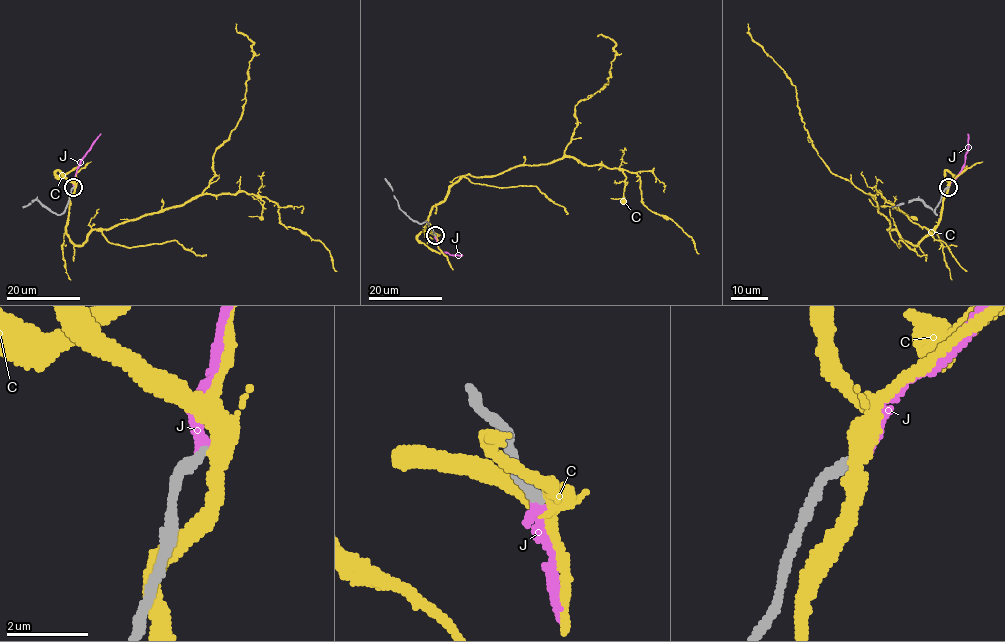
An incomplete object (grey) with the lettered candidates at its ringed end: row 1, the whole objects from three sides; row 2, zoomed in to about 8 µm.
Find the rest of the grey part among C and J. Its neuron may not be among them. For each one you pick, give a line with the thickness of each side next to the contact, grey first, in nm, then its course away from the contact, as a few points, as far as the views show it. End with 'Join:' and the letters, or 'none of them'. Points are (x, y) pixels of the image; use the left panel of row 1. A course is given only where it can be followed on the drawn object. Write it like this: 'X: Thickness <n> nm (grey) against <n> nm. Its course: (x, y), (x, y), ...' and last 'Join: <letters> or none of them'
J: Thickness 300 nm (grey) against 240 nm. Its course: (74, 186), (80, 160), (100, 133)
Join: J

